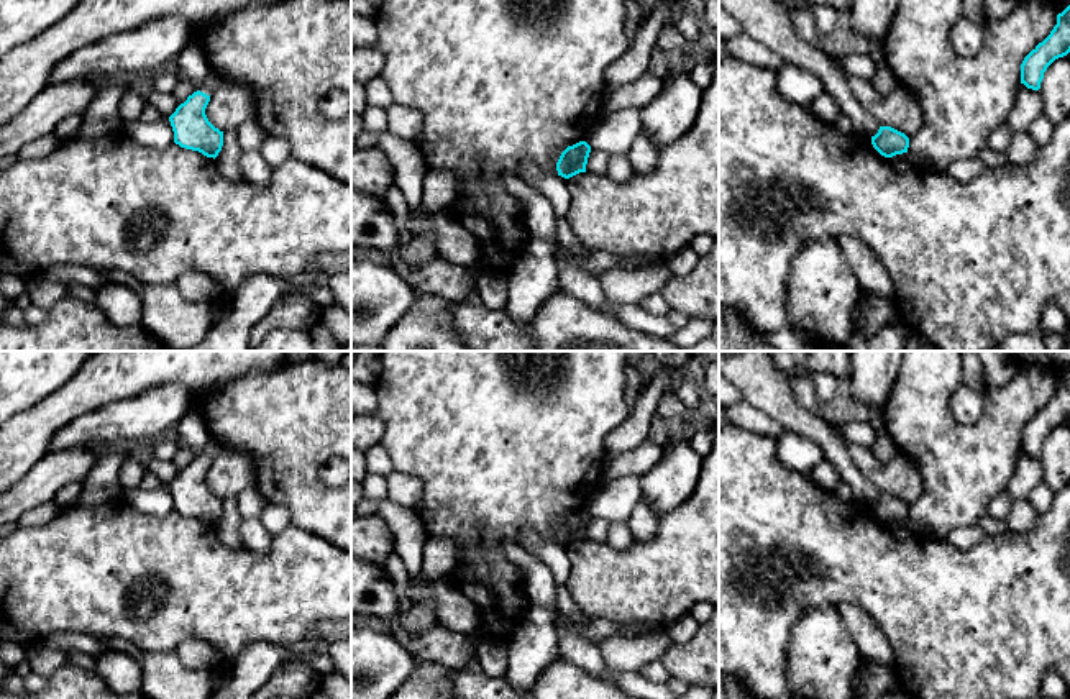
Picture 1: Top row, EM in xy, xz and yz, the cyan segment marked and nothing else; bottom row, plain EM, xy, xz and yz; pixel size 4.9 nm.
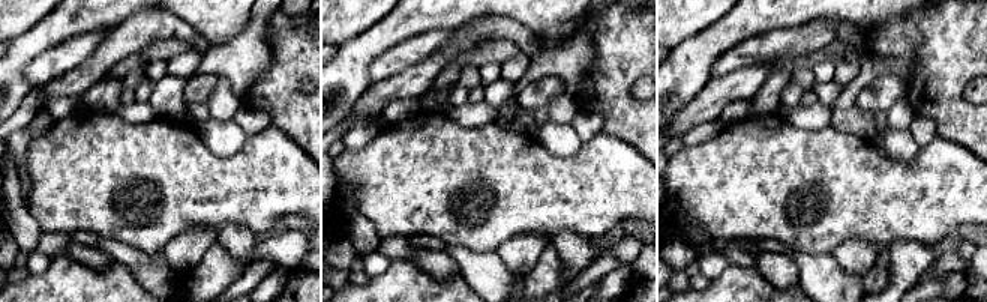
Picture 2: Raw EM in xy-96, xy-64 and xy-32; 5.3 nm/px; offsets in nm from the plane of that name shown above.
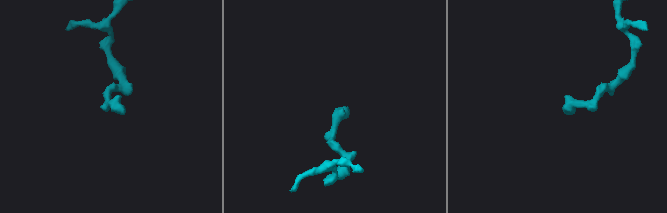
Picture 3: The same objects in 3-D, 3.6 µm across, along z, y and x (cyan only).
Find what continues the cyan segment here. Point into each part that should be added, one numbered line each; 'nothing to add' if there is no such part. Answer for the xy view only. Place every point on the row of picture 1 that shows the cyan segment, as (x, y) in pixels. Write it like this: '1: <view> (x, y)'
1: xy (214, 81)

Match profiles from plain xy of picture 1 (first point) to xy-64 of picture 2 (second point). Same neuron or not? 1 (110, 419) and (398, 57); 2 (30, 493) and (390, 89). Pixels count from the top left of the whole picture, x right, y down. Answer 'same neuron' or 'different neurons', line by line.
1: same neuron
2: same neuron

